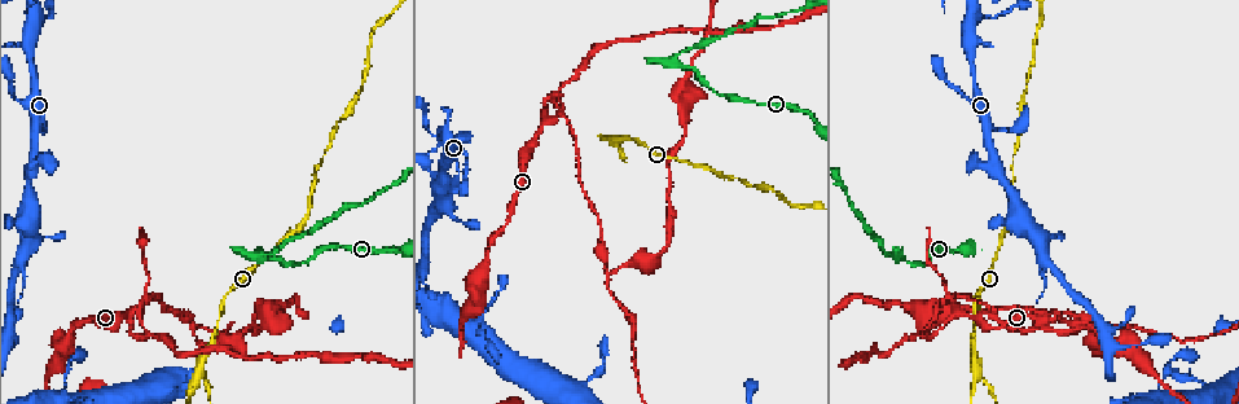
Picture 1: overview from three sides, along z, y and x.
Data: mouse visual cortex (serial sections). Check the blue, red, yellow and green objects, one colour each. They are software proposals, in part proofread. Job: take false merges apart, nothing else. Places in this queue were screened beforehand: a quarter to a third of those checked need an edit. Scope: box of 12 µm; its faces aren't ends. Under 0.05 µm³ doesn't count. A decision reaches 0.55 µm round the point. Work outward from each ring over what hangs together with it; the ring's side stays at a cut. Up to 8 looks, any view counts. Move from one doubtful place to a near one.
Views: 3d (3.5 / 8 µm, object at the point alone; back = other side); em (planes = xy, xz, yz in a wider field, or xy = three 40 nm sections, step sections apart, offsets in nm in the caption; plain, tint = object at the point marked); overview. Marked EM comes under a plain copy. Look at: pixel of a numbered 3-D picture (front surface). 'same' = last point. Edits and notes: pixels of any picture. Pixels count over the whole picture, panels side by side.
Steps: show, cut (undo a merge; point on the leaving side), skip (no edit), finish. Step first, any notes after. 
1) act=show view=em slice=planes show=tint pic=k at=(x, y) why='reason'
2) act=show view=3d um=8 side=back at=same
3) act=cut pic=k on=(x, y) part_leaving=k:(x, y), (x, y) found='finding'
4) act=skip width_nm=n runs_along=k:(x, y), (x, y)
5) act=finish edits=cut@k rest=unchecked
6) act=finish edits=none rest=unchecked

act=show view=3d um=3.5 pic=1 at=(615, 144) why='thick turns thin'

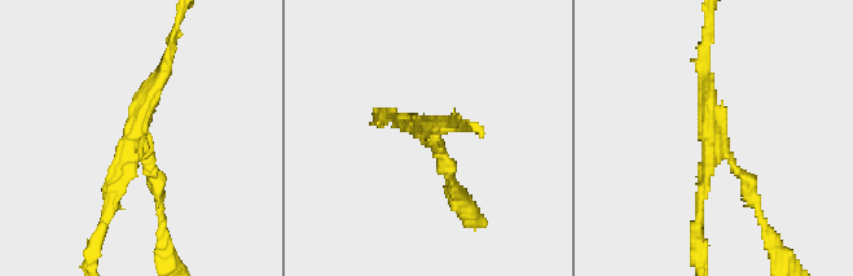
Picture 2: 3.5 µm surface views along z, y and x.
act=show view=em slice=xy step=3 show=tint pic=2 at=(423, 134) arms=3 arm_widths_nm=150,200,200 why='need the tissue'

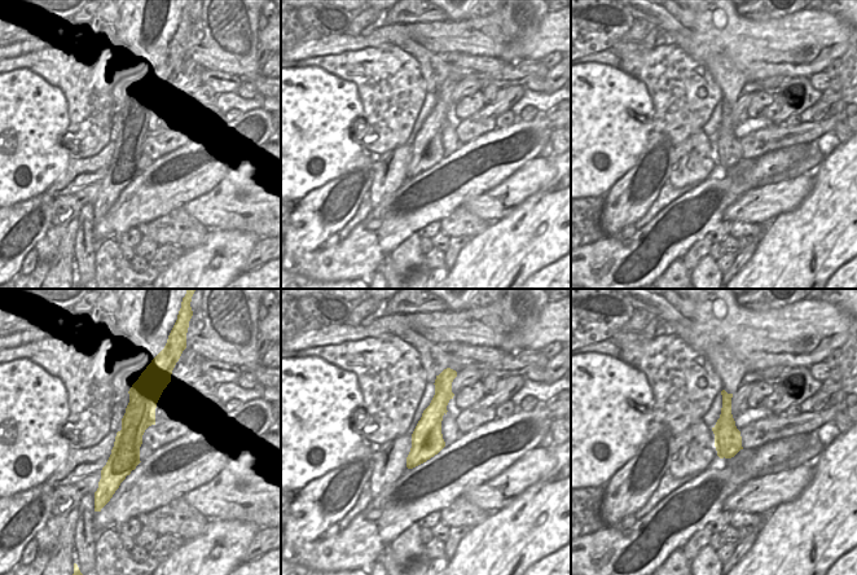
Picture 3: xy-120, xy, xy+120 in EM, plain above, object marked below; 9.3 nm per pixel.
act=cut pic=2 on=(159, 195) part_leaving=2:(146, 157), (166, 224) found='two cells meet here'

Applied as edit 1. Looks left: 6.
act=show view=overview why='redraw'

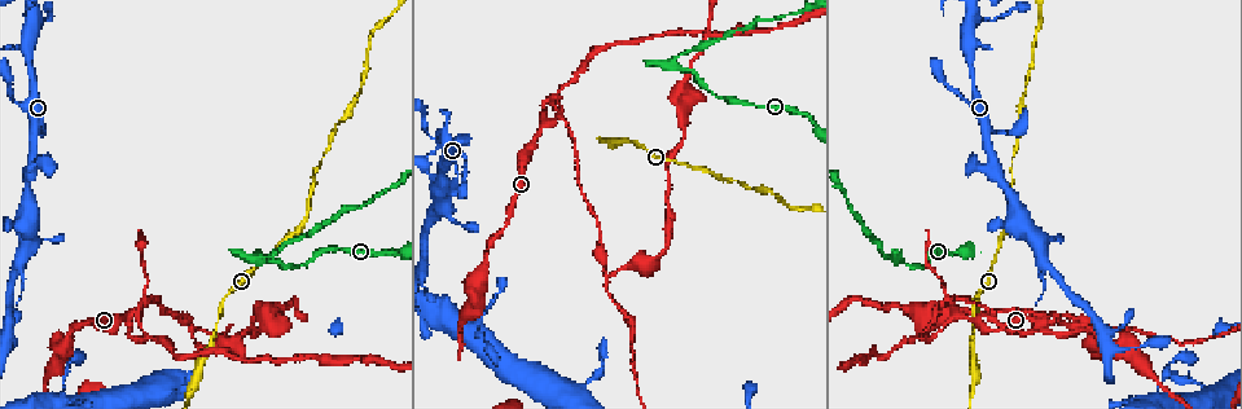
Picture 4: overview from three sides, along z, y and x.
act=show view=3d um=3.5 pic=4 at=(682, 54) why='sharp bend'

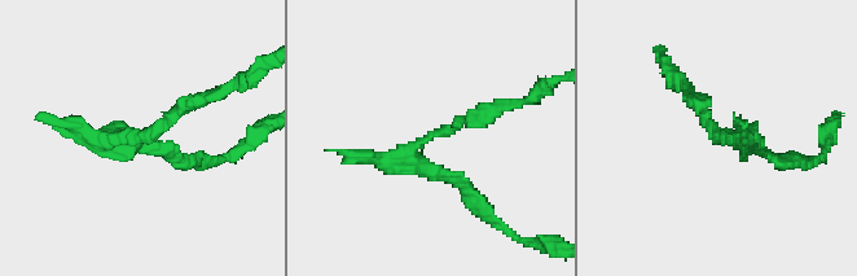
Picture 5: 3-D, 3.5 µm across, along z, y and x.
act=show view=em slice=xy step=5 show=tint pic=5 at=(718, 138)

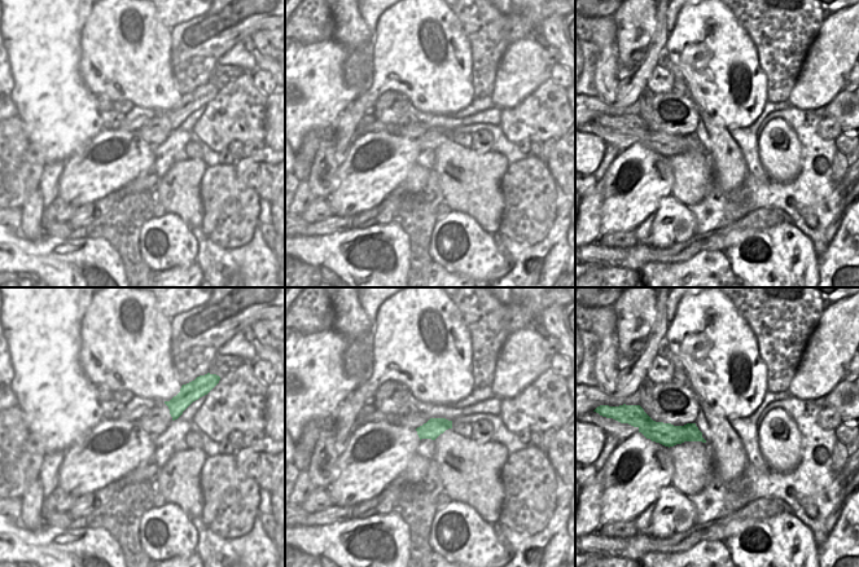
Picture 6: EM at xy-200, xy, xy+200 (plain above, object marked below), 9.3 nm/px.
act=cut pic=5 on=(157, 132) part_leaving=5:(122, 136), (146, 136), (225, 90) found='two cells meet here'

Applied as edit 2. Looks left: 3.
act=show view=overview why='see it whole again'

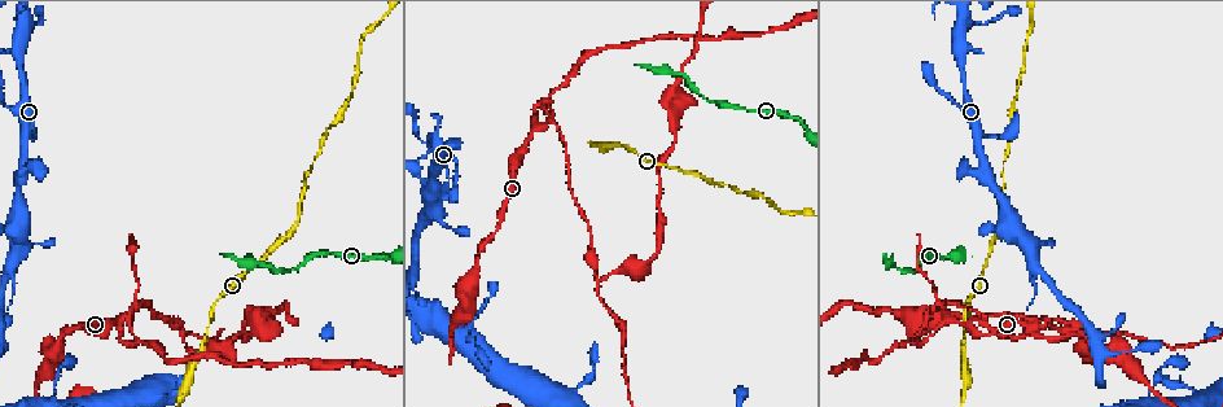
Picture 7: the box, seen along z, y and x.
act=show view=em slice=xy step=2 show=tint pic=7 at=(9, 51)

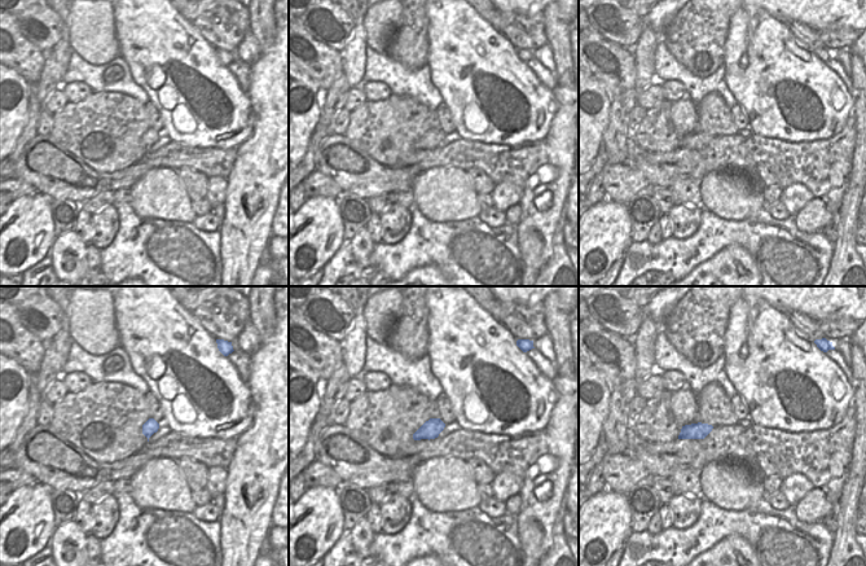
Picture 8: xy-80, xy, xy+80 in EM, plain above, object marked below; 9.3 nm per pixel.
act=show view=3d um=3.5 at=same

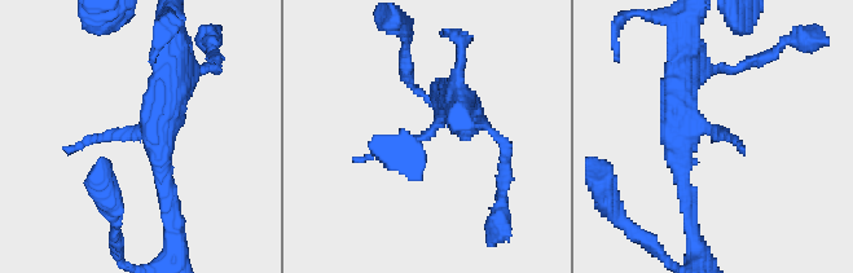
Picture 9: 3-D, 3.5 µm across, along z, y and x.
act=skip runs_along=9:(452, 100), (425, 136), (381, 153) found='continuous, no second cell'

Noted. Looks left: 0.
act=finish edits=cut@2,cut@5 rest=unchecked

